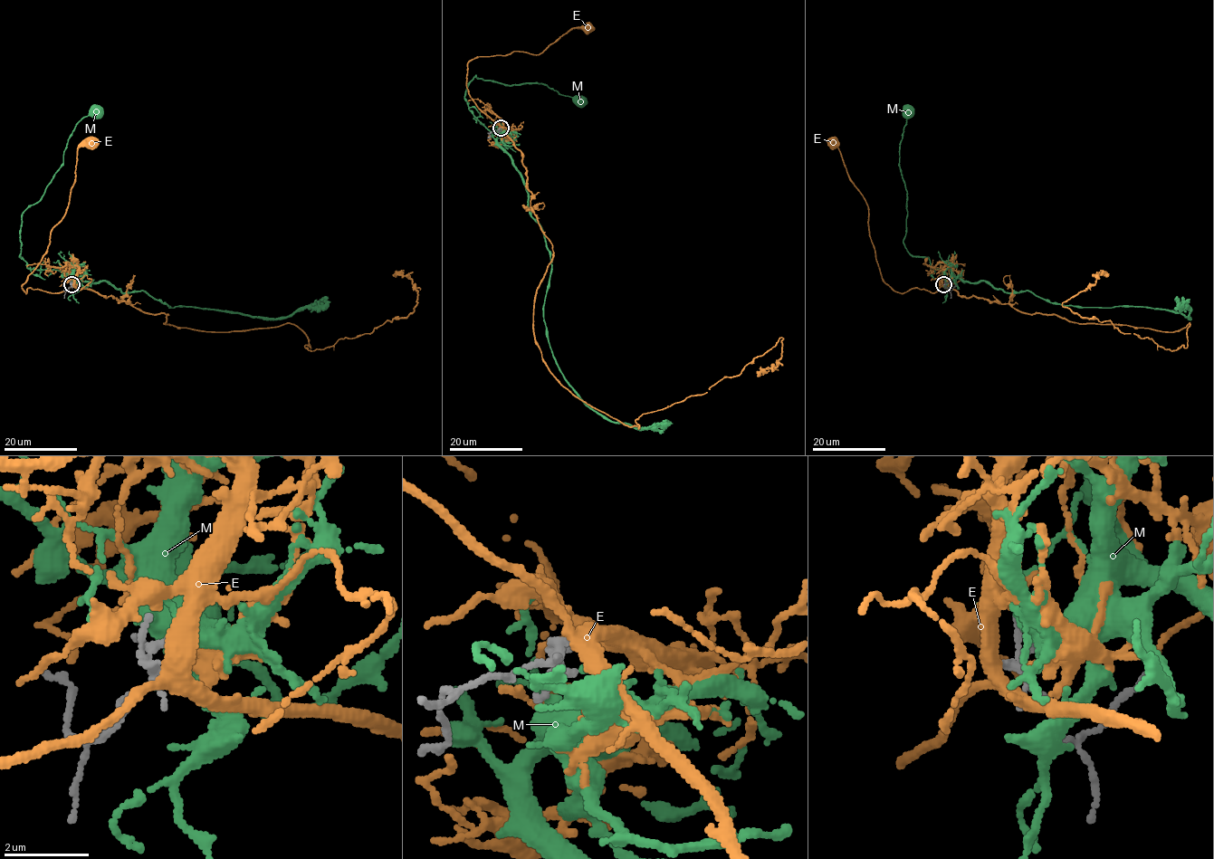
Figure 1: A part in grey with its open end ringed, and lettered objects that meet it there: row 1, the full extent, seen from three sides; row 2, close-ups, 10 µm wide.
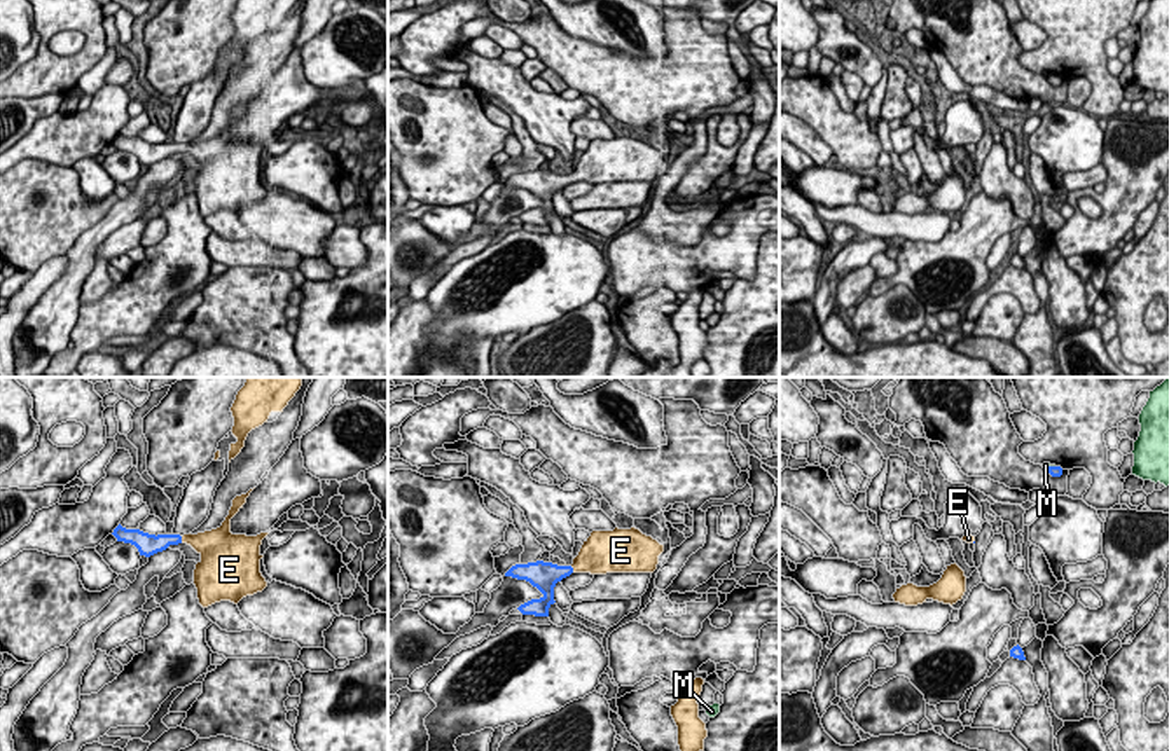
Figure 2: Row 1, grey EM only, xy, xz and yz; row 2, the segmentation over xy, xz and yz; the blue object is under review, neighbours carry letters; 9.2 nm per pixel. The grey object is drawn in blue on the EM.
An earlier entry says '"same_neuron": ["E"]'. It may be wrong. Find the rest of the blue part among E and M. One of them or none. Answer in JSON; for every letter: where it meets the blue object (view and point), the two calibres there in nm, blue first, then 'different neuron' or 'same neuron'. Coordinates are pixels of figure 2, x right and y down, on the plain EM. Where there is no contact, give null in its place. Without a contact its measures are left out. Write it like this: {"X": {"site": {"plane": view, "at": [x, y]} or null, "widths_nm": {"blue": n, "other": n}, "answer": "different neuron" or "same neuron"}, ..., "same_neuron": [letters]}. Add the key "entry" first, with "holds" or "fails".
{"entry": "holds", "E": {"site": {"plane": "xy", "at": [180, 149]}, "widths_nm": {"blue": 160, "other": 240}, "answer": "same neuron"}, "M": {"site": {"plane": "yz", "at": [1051, 75]}, "widths_nm": {"blue": 100, "other": 60}, "answer": "different neuron"}, "same_neuron": ["E"]}

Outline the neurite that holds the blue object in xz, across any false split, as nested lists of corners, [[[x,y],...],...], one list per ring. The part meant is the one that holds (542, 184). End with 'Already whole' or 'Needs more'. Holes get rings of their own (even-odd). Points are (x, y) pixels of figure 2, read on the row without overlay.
[[[636,136],[592,140],[571,175],[536,169],[515,173],[505,185],[526,189],[543,203],[540,208],[521,213],[517,218],[522,224],[549,225],[549,217],[556,211],[556,192],[571,182],[654,182],[662,161],[664,154]]]. Needs more

